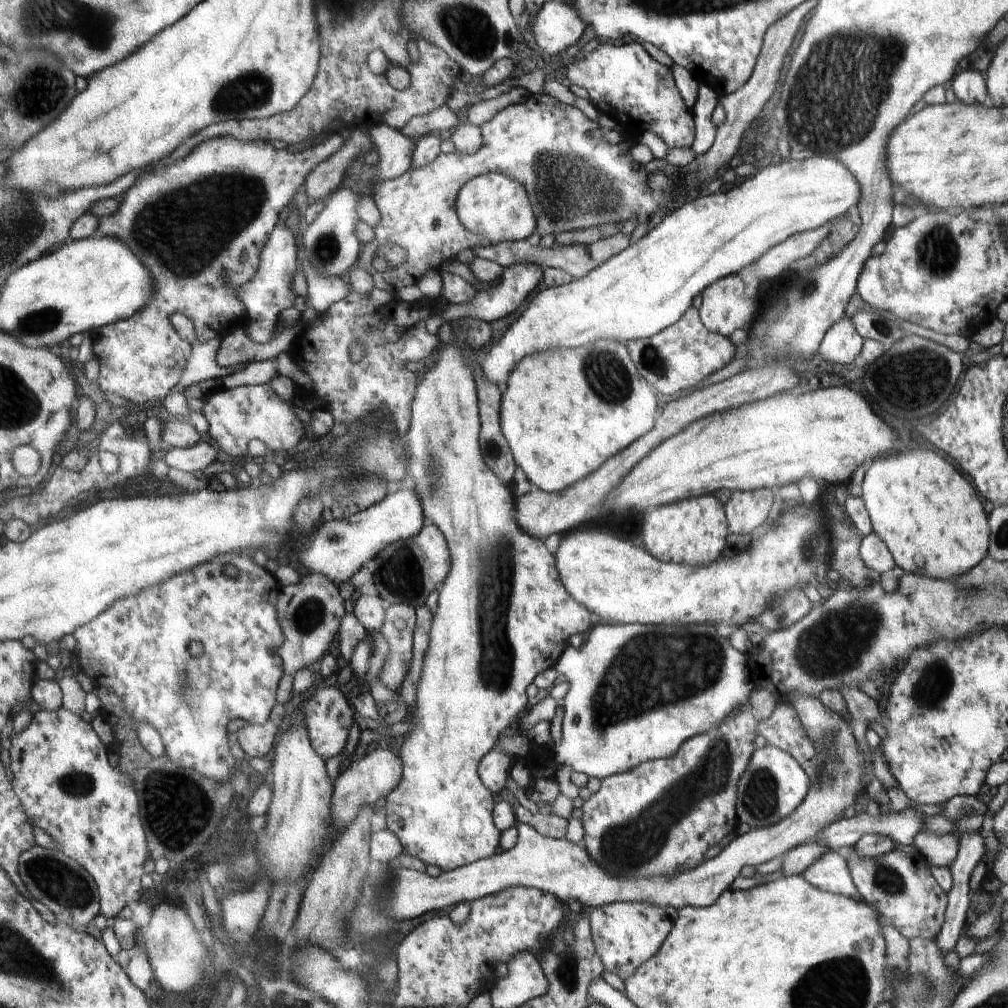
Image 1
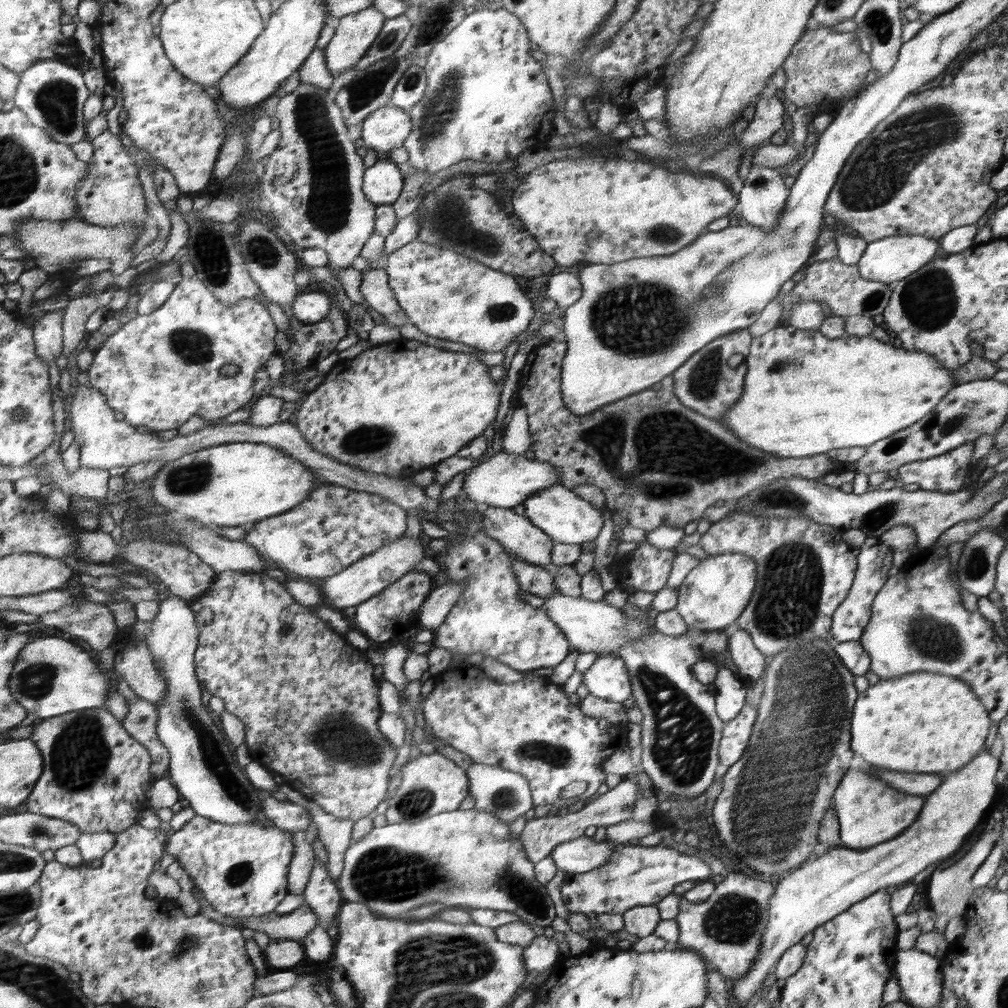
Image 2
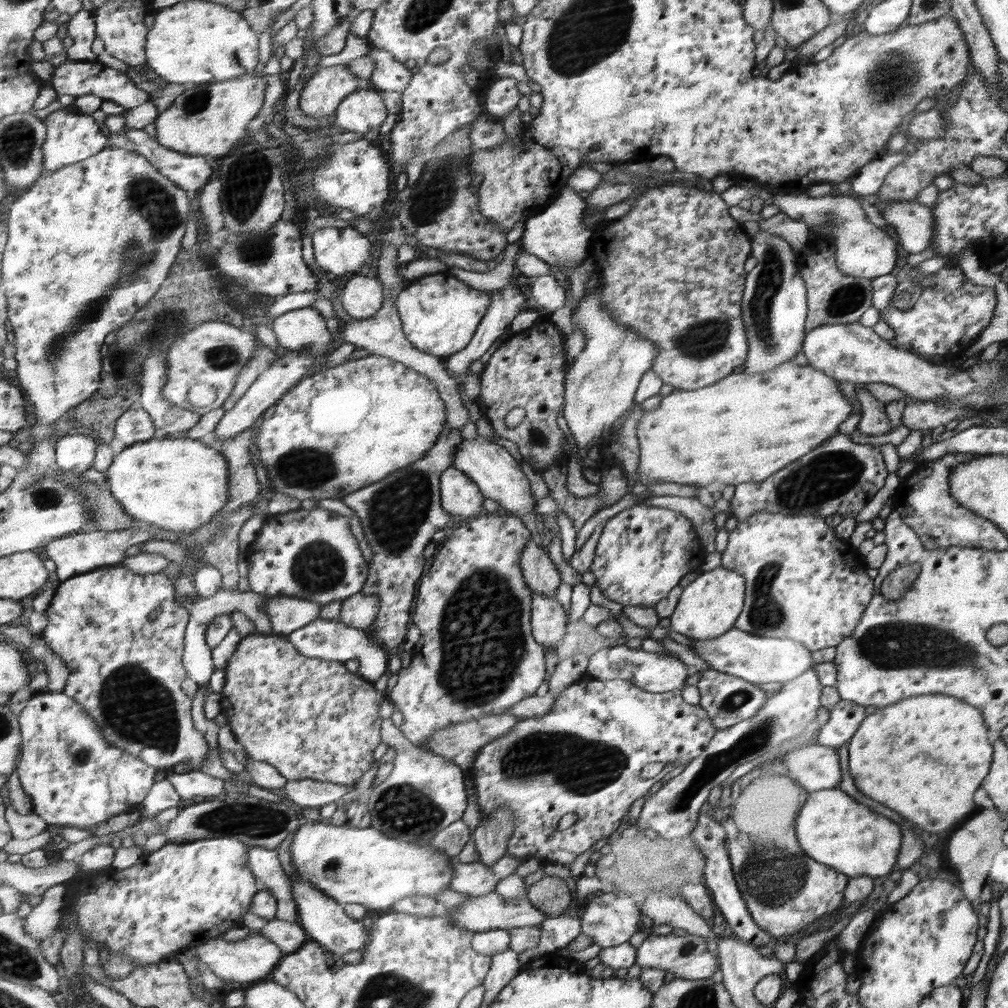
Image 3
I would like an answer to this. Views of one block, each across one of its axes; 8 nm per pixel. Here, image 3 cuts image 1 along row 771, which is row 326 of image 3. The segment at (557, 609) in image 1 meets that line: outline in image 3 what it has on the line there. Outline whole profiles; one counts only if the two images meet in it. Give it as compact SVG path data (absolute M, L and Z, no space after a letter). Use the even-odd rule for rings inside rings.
M449 270L424 275L411 280L396 296L394 306L403 324L406 338L422 352L440 358L449 358L465 348L480 328L490 300L482 290L470 287Z

